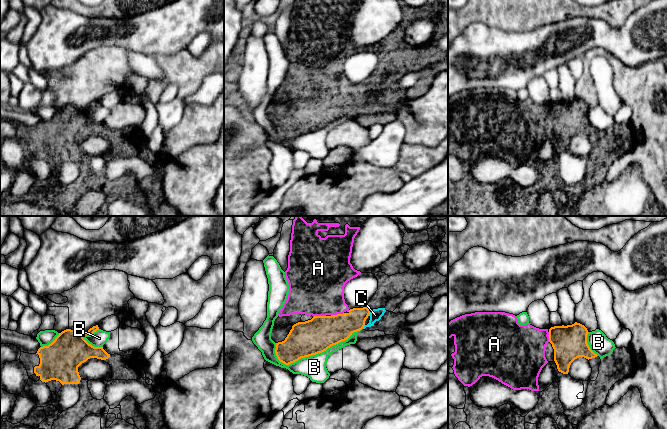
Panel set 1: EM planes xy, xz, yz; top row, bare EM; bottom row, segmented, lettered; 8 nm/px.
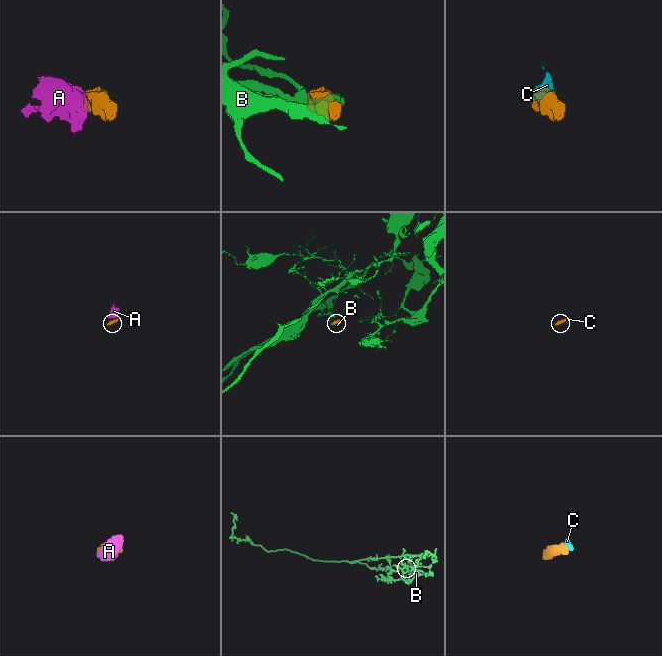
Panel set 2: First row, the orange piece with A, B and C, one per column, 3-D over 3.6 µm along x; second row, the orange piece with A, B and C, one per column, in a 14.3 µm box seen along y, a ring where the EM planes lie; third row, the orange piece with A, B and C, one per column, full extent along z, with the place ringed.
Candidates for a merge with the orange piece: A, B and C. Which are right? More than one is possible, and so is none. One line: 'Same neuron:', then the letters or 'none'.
Same neuron: A

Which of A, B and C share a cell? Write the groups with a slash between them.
A / B / C

